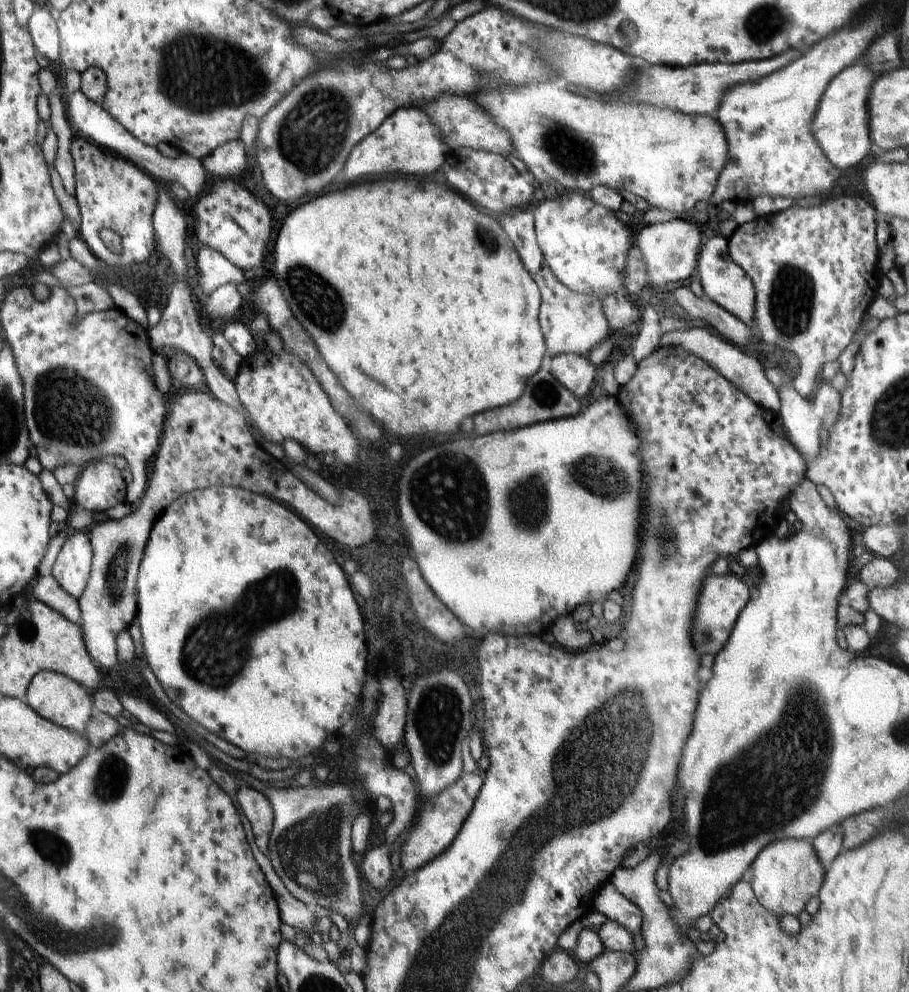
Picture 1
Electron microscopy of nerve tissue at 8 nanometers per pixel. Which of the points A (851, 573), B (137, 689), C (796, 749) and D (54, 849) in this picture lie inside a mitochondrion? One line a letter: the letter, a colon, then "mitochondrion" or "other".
A: other
B: other
C: mitochondrion
D: mitochondrion

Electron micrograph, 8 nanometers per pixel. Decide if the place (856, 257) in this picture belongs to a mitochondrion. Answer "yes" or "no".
no

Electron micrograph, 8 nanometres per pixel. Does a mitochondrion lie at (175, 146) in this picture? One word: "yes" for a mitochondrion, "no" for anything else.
no

